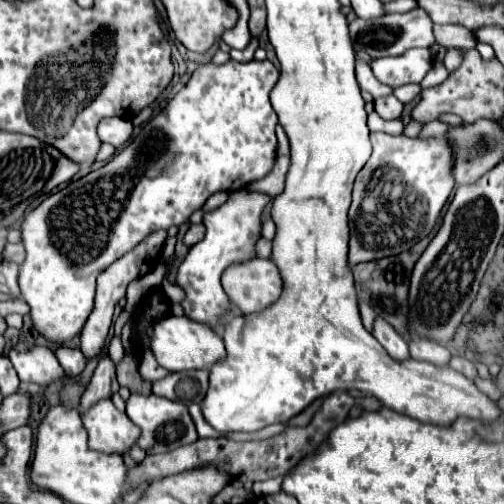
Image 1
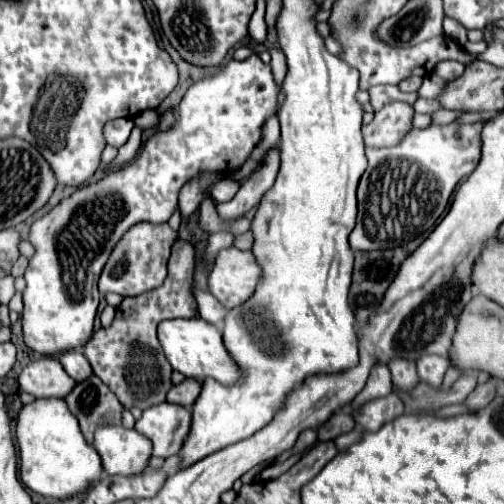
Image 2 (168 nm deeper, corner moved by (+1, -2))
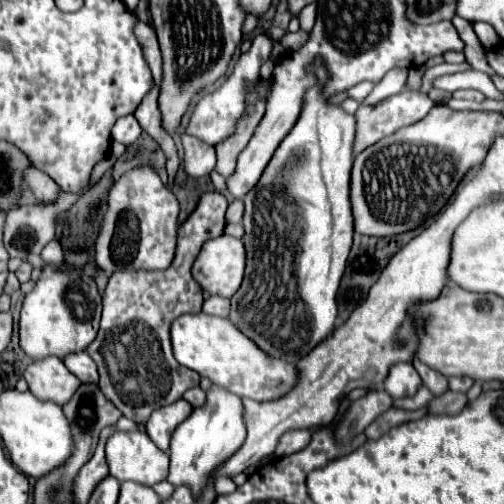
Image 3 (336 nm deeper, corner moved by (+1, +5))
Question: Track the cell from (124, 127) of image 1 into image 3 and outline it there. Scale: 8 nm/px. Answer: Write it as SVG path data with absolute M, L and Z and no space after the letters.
M123 116L119 122L115 122L113 130L111 130L111 136L115 142L121 142L121 144L133 144L139 136L141 136L141 126L139 122L135 120L135 116Z

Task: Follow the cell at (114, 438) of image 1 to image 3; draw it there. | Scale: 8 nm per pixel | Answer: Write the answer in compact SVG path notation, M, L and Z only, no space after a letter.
M115 432L107 440L107 464L111 476L125 482L139 482L145 486L153 486L167 478L169 472L169 456L161 452L145 432Z

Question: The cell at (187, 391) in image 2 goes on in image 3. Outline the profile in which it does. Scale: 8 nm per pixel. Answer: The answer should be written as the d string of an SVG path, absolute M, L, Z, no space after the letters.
M191 388L191 390L187 390L187 392L183 394L183 398L185 398L193 408L203 406L203 402L207 400L207 396L205 396L205 392L203 392L201 388Z

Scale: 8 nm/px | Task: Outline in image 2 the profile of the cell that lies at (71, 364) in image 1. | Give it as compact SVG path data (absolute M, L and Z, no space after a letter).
M73 349L73 351L67 351L59 357L63 369L75 379L75 381L83 381L83 379L89 379L93 375L93 369L89 365L89 361L85 359L85 355L79 351L79 349Z

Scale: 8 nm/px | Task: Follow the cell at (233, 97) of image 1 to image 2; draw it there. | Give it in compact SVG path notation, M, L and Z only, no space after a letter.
M255 53L245 61L231 59L217 73L199 79L183 95L177 119L167 131L151 135L137 157L119 169L109 171L105 177L79 187L71 197L63 199L49 213L35 219L29 229L29 241L35 249L25 271L25 291L23 291L23 335L29 349L41 355L57 355L61 351L77 349L85 345L93 333L93 321L97 315L99 295L97 279L115 249L115 243L135 225L135 223L167 223L169 217L179 209L179 191L187 181L201 177L203 173L227 175L245 165L251 151L261 141L261 129L269 117L277 113L279 87L275 83L271 65L265 65Z

